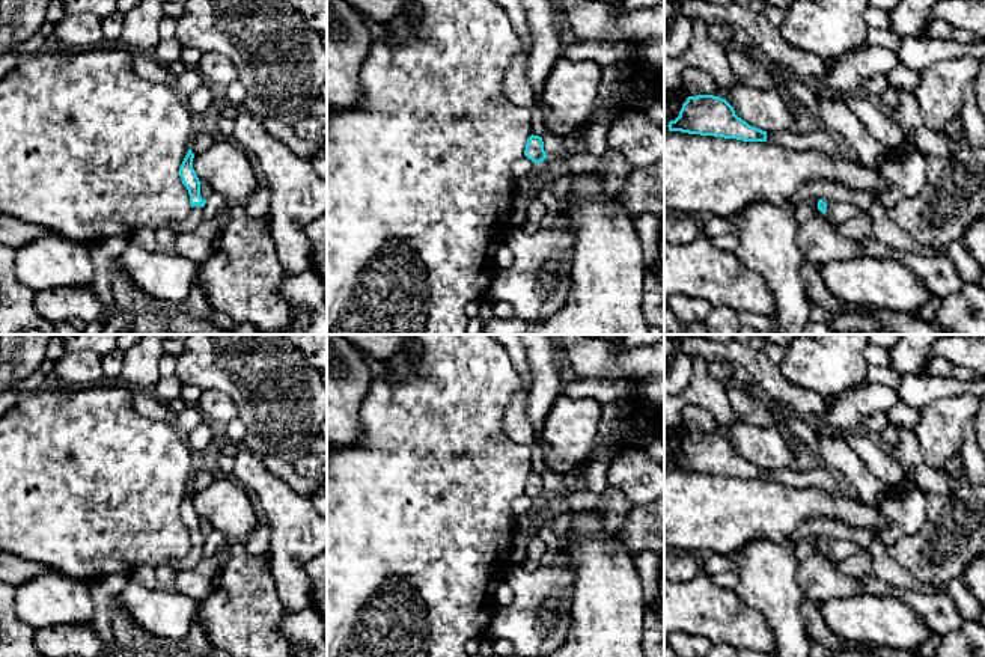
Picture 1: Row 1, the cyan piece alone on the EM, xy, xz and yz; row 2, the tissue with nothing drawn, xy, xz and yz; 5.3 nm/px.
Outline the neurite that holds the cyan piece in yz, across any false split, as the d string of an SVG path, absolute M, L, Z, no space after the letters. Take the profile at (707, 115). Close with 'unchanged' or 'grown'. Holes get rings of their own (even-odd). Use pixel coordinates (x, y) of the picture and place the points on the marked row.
M714 95L688 96L679 116L669 122L669 131L736 139L743 142L767 142L767 131L749 125L735 115L733 107Z; unchanged

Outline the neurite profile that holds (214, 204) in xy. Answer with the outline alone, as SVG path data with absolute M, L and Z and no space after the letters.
M212 193L203 206L203 220L211 220L218 215L229 203L218 193Z

